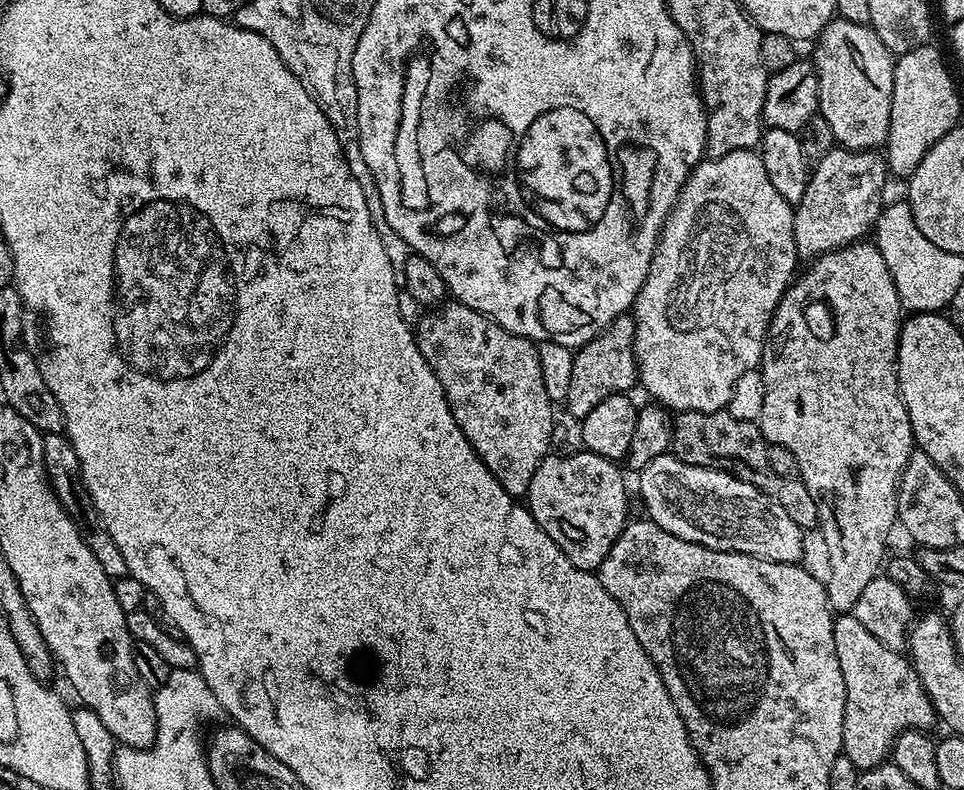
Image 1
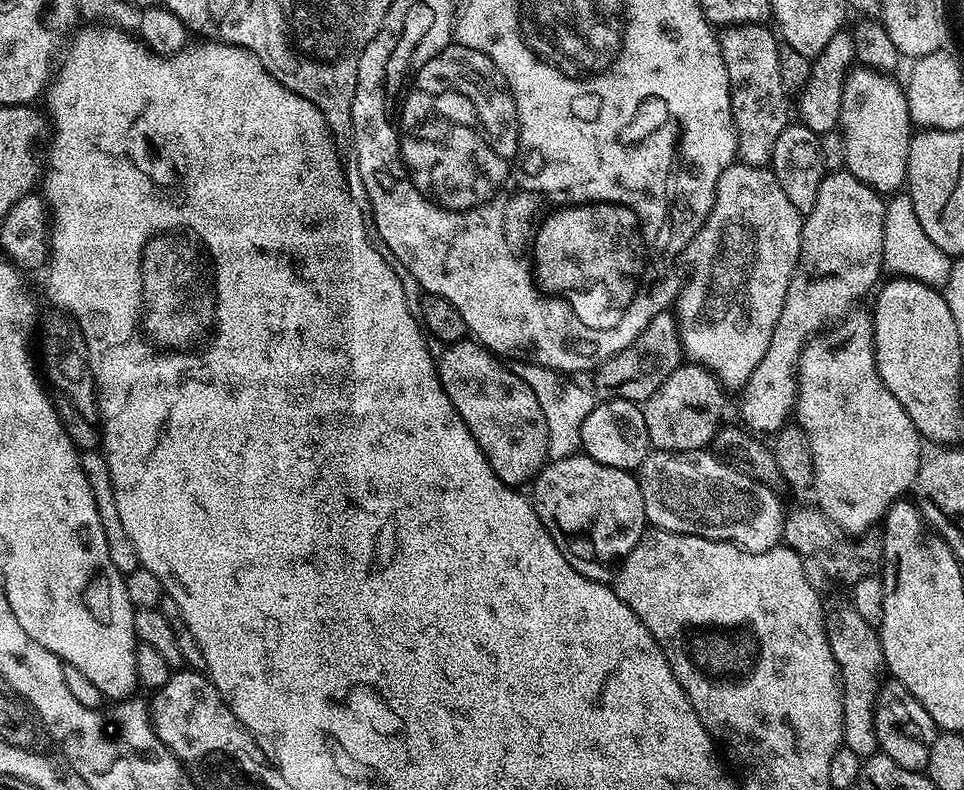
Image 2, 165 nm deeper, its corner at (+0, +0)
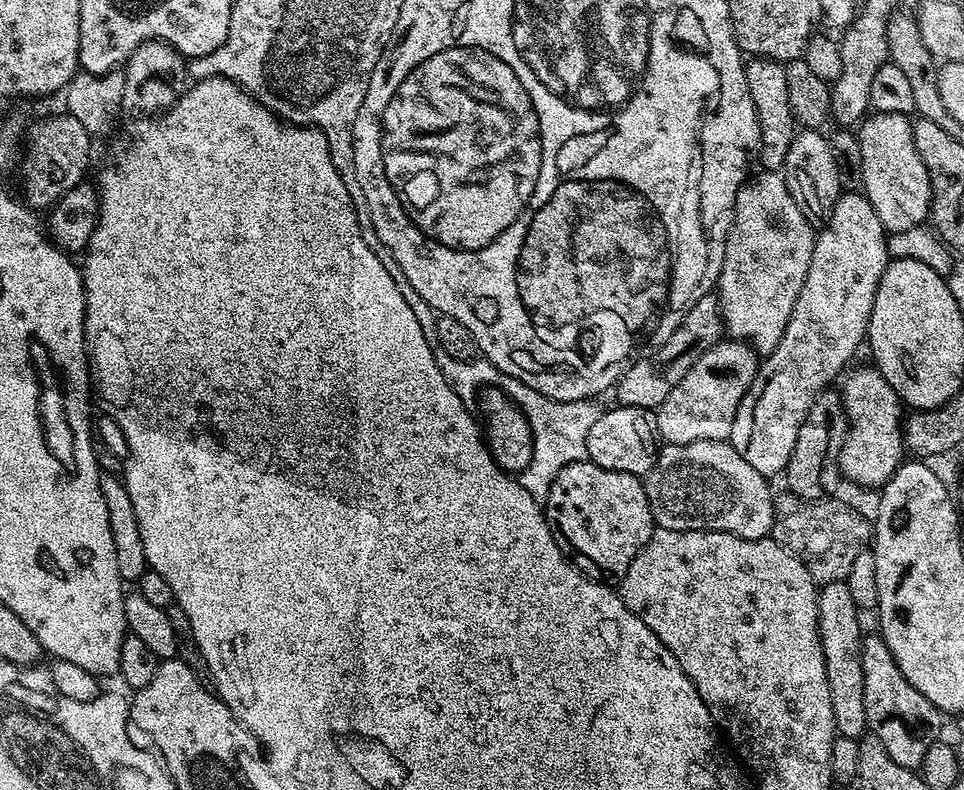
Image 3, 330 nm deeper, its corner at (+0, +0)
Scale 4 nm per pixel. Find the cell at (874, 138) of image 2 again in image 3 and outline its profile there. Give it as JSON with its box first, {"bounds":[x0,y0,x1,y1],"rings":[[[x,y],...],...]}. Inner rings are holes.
{"bounds":[858,112,932,234],"rings":[[[872,112],[858,128],[862,146],[862,194],[874,206],[874,214],[878,214],[888,234],[921,227],[932,210],[930,178],[914,146],[912,125],[913,121],[902,114]]]}

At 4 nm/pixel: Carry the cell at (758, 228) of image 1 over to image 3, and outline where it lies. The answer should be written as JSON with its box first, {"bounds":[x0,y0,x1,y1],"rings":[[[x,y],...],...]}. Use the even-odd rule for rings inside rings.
{"bounds":[714,170,816,354],"rings":[[[760,170],[754,176],[745,179],[738,190],[732,225],[724,240],[720,277],[716,280],[714,292],[718,297],[723,331],[733,340],[752,345],[757,353],[767,354],[775,350],[782,334],[786,334],[786,322],[790,322],[794,302],[798,302],[802,282],[806,282],[806,270],[810,270],[816,232],[814,225],[806,222],[806,214],[798,210],[798,202],[790,198],[790,190],[786,190],[786,182],[779,171]]]}

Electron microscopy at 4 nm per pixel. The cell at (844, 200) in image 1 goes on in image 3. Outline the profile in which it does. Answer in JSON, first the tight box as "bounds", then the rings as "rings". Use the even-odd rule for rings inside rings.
{"bounds":[730,191,889,478],"rings":[[[845,191],[838,198],[830,218],[816,232],[810,270],[806,270],[806,282],[802,282],[790,322],[786,322],[786,334],[782,334],[775,350],[759,361],[756,376],[750,382],[734,418],[730,437],[732,448],[738,450],[738,454],[742,454],[742,458],[746,458],[746,462],[750,462],[750,466],[754,466],[754,470],[766,478],[779,477],[787,468],[798,430],[804,417],[817,403],[816,395],[832,379],[835,381],[841,375],[849,365],[848,359],[859,350],[860,344],[862,348],[865,343],[868,319],[874,310],[874,294],[878,290],[878,282],[884,279],[889,263],[888,236],[878,214],[874,214],[874,206],[870,206],[870,202],[859,191]]]}

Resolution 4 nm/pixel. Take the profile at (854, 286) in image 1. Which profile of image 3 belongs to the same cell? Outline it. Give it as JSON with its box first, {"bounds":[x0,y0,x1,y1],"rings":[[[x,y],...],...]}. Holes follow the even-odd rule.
{"bounds":[839,366,906,489],"rings":[[[874,366],[849,367],[839,384],[844,416],[848,419],[848,437],[840,448],[840,472],[864,488],[879,489],[906,460],[902,412],[900,416],[902,401]]]}

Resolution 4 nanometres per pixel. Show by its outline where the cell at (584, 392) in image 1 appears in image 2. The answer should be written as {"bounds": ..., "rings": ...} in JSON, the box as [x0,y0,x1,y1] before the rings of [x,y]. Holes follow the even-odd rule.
{"bounds":[594,311,682,402],"rings":[[[671,311],[660,312],[642,330],[631,348],[614,354],[595,369],[596,384],[594,392],[601,401],[634,400],[643,402],[651,398],[654,390],[674,374],[674,370],[682,362],[680,347],[680,328],[676,325],[676,317]]]}

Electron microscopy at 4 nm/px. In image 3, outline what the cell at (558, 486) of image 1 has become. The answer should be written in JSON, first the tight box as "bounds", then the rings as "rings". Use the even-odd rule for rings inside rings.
{"bounds":[542,462,654,582],"rings":[[[591,462],[563,468],[550,486],[550,494],[543,501],[542,511],[560,553],[571,560],[584,575],[597,582],[619,582],[626,570],[630,570],[630,562],[634,562],[638,550],[642,550],[654,531],[644,480],[618,470],[606,470]]]}

